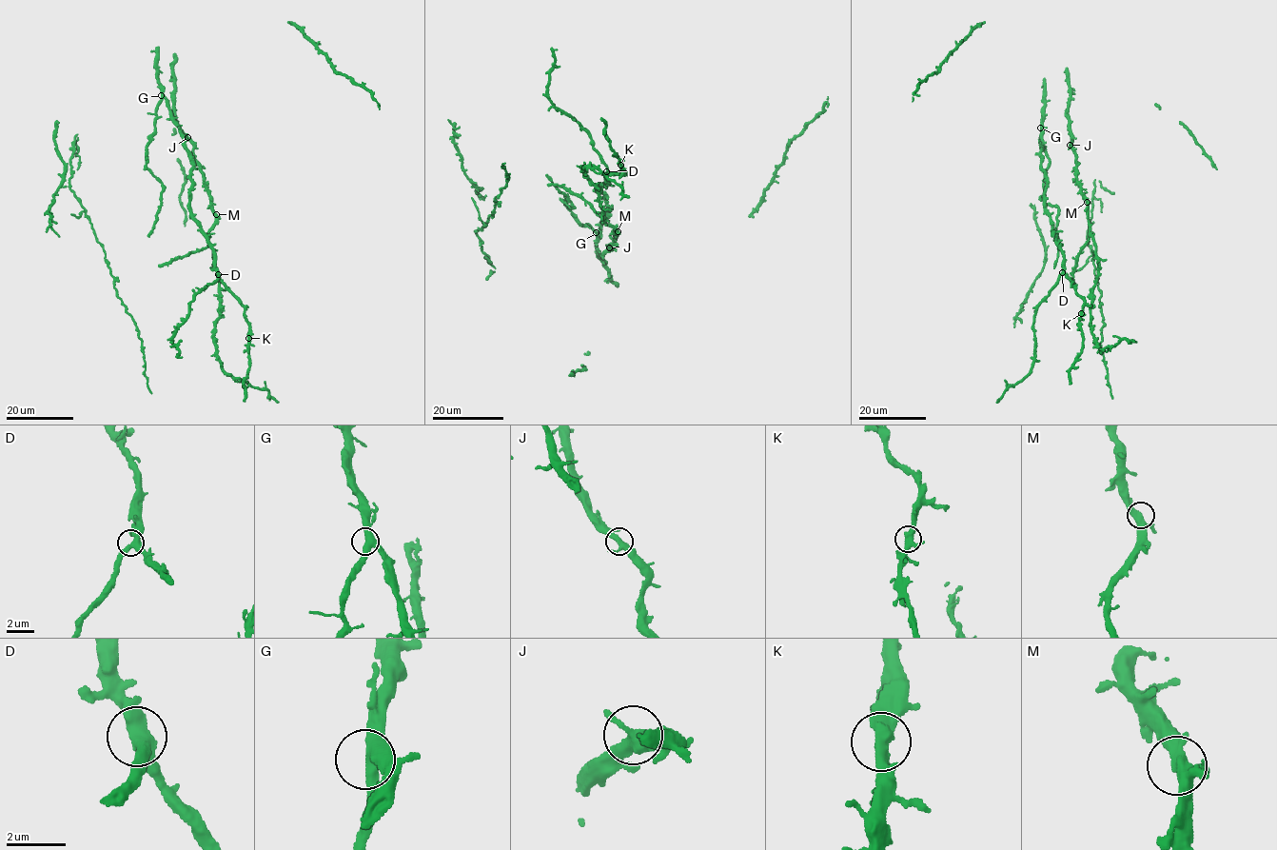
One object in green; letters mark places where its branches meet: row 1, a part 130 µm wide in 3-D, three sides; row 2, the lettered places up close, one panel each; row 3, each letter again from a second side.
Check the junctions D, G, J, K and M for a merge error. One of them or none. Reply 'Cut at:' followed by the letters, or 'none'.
Cut at: none

